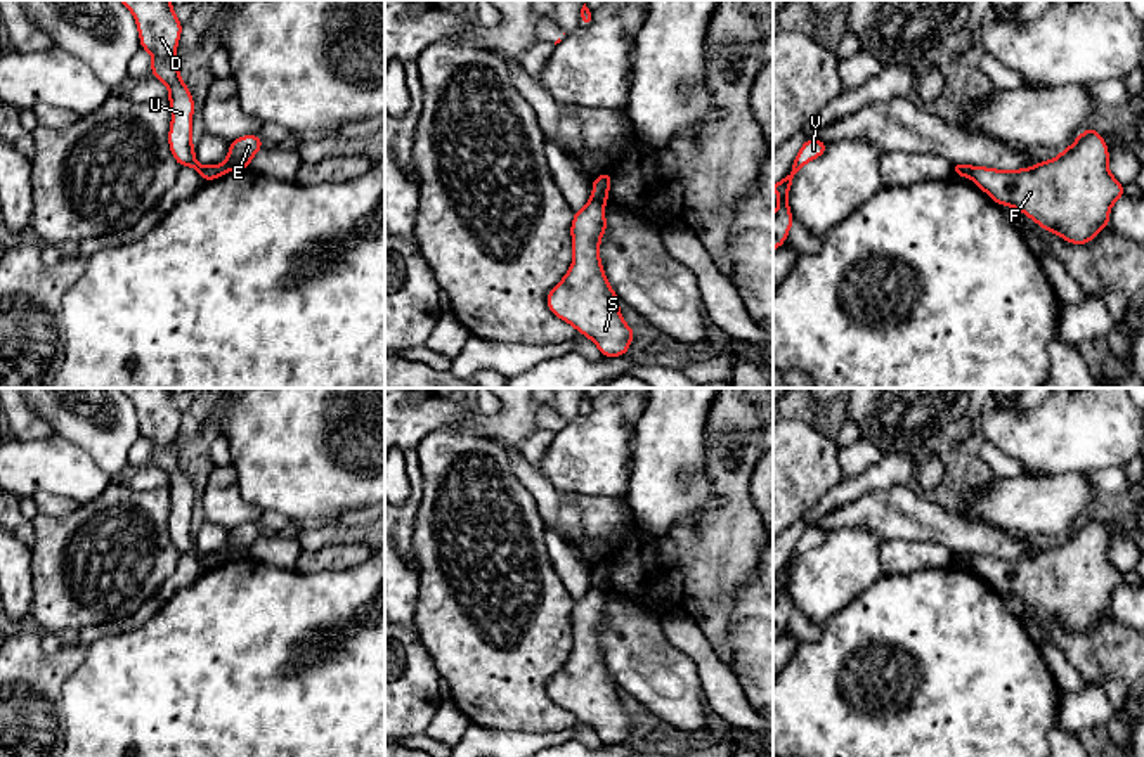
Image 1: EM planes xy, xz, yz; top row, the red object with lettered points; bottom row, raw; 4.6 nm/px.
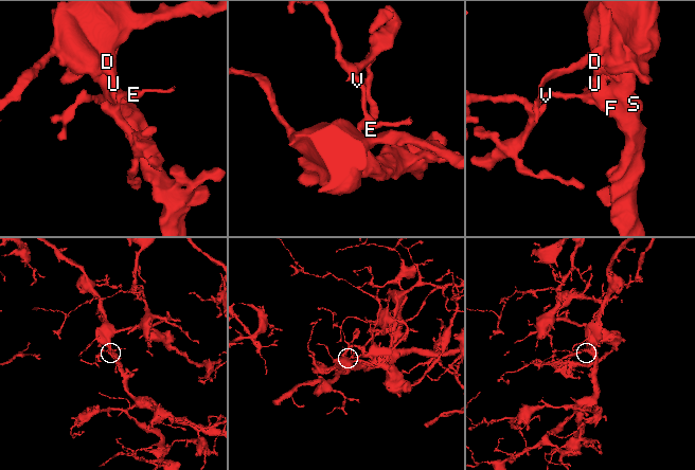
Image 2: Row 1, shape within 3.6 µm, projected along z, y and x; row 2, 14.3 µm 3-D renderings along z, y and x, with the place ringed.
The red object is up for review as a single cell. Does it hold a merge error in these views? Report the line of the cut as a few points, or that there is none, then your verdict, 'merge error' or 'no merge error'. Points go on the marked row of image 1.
xy (203, 167), (208, 179) | merge error

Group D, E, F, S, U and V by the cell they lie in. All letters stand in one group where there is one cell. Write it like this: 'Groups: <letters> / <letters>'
Groups: D F S U / E V

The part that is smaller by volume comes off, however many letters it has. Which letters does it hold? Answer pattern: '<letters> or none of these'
E, V

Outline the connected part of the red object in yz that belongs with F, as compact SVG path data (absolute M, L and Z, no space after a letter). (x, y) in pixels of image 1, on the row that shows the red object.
M1087 128L1050 161L1023 170L972 166L972 180L995 203L1023 211L1050 234L1087 244L1109 225L1111 206L1125 196L1108 159L1106 140Z

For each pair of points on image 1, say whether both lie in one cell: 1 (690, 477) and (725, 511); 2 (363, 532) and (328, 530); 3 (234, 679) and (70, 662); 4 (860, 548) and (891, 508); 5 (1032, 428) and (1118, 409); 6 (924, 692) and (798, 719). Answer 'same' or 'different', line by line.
1: different
2: same
3: different
4: different
5: same
6: same

